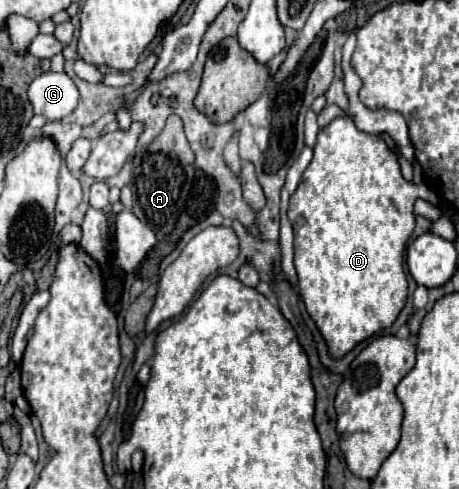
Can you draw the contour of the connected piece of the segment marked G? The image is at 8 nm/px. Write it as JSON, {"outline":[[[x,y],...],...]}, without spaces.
{"outline":[[[48,71],[30,83],[28,99],[34,107],[34,113],[44,115],[46,121],[60,121],[76,109],[78,89],[64,71]]]}

